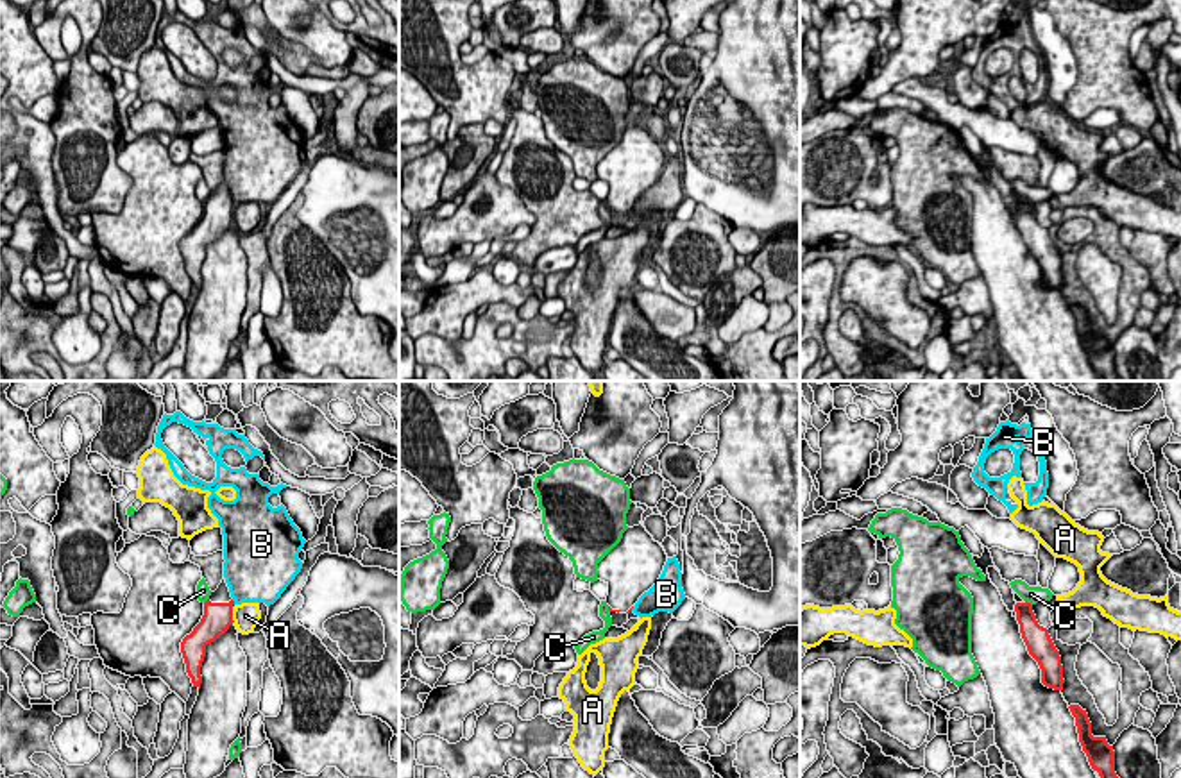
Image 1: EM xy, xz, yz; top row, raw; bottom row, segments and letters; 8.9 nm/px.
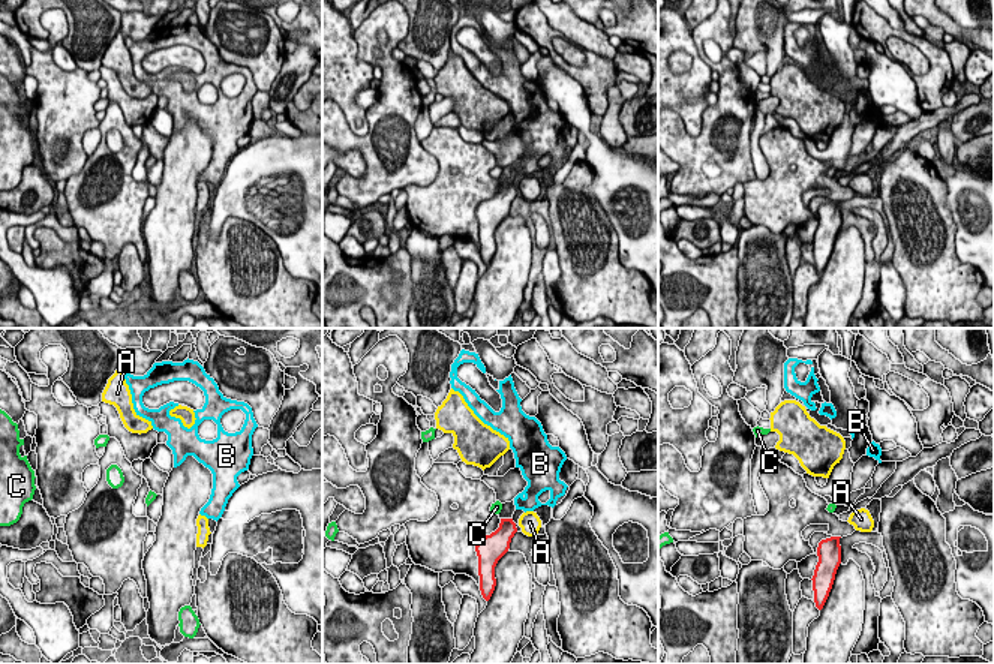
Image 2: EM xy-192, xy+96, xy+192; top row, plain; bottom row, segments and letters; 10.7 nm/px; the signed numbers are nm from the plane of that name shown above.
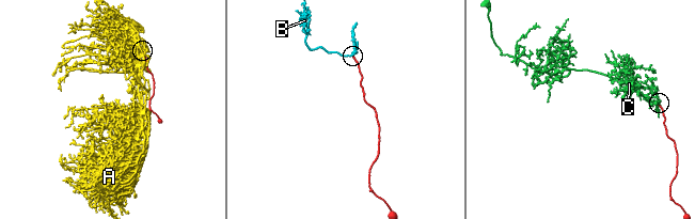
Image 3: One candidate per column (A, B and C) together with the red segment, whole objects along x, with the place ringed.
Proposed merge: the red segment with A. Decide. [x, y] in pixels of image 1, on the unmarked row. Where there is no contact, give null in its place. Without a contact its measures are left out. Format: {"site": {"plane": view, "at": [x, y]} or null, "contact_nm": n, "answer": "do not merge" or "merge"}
{"site": {"plane": "xy", "at": [231, 215]}, "contact_nm": 120, "answer": "do not merge"}

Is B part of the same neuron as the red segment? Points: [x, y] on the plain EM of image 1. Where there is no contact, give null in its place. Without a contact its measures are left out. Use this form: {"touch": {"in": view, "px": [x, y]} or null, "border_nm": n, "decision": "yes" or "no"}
{"touch": {"in": "xy", "px": [233, 201]}, "border_nm": 60, "decision": "no"}

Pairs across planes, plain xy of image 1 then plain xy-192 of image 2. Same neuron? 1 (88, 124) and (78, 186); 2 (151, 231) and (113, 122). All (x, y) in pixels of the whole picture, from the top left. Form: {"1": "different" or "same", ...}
{"1": "different", "2": "same"}

